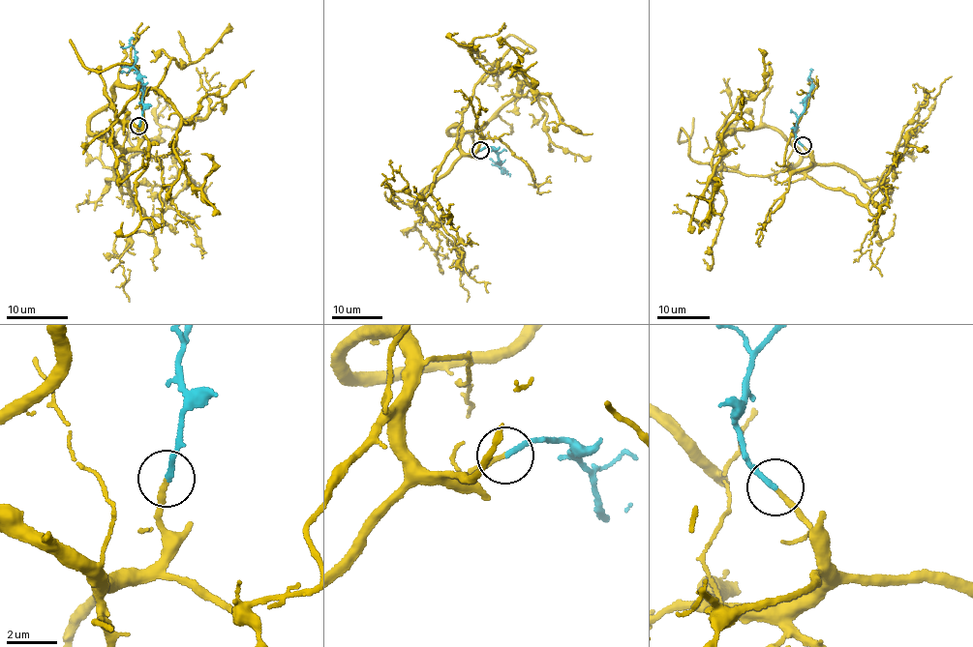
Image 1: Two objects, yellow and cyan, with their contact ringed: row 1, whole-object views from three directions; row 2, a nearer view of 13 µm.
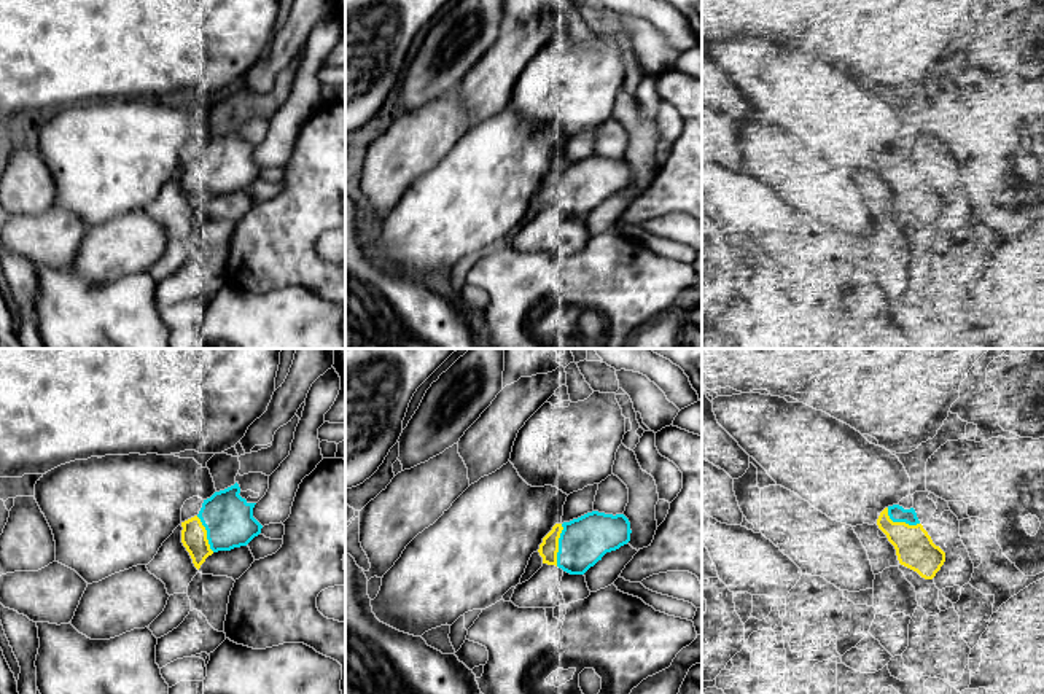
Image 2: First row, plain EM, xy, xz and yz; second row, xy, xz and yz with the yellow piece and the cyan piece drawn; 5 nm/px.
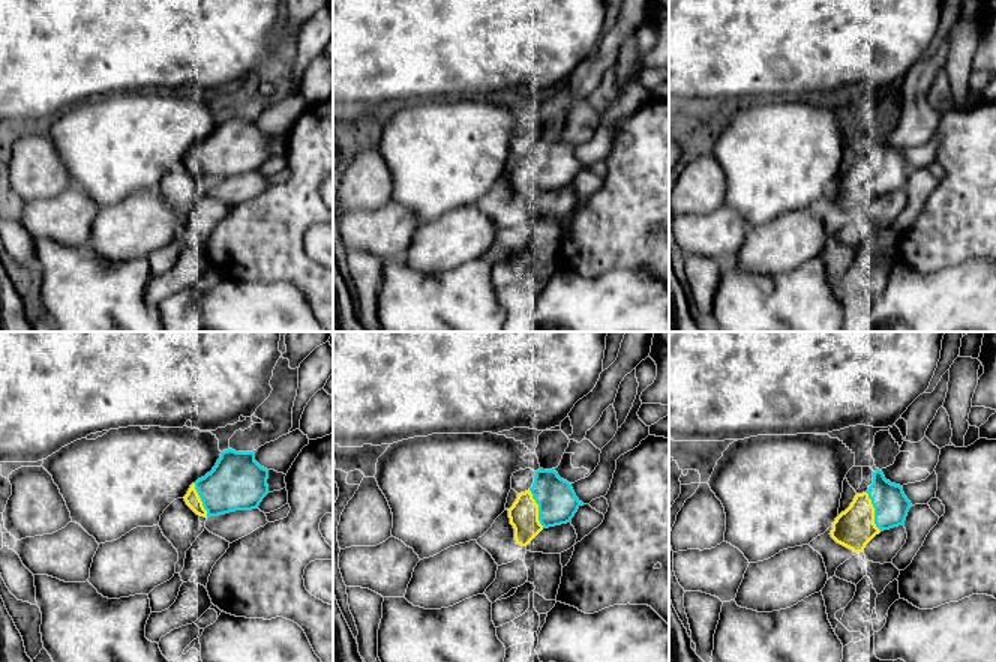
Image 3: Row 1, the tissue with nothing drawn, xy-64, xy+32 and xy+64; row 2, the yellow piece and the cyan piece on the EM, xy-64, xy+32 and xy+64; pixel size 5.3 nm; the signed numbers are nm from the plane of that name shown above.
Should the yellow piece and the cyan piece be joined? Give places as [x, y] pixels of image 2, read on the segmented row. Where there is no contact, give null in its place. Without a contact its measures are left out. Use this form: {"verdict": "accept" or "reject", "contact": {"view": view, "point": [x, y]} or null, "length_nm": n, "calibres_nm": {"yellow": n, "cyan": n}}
{"verdict": "reject", "contact": {"view": "xz", "point": [557, 545]}, "length_nm": 220, "calibres_nm": {"yellow": 100, "cyan": 240}}

